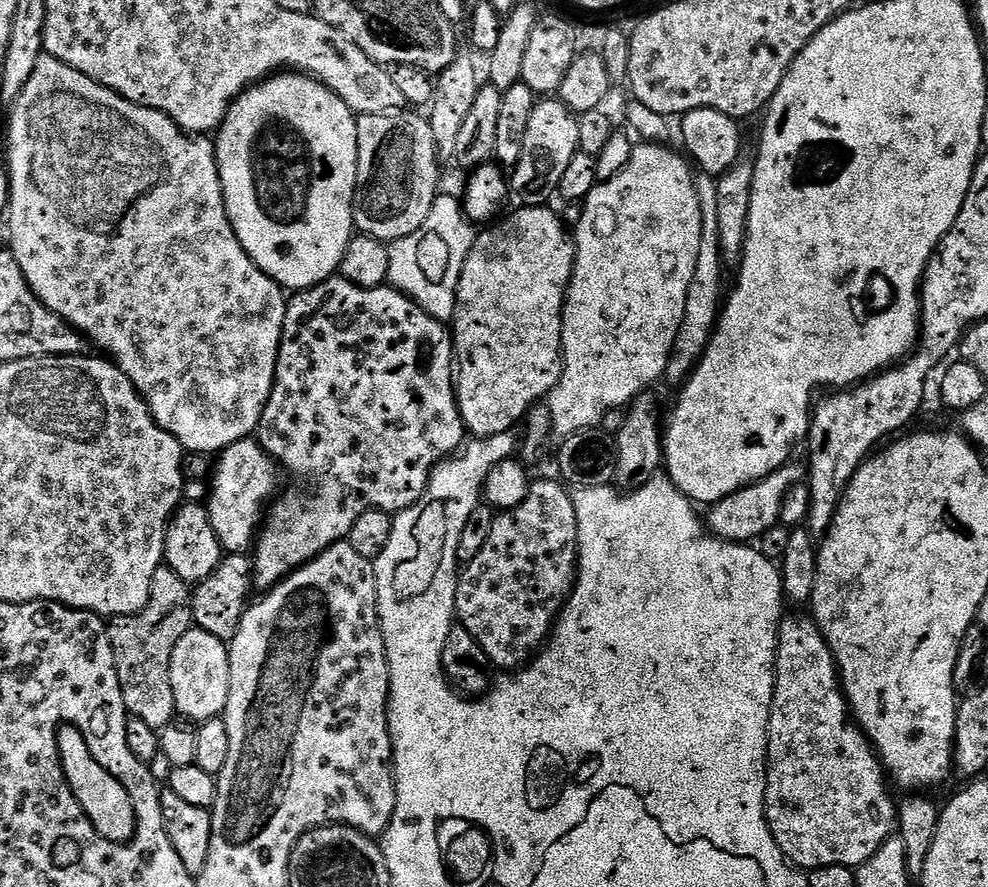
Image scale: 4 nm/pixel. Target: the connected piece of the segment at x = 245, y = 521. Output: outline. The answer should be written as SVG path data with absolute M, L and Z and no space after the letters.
M252 438L234 442L234 446L219 453L217 460L220 461L212 472L206 497L210 526L214 526L214 534L225 553L244 554L253 547L265 519L266 509L277 495L278 465L268 451Z

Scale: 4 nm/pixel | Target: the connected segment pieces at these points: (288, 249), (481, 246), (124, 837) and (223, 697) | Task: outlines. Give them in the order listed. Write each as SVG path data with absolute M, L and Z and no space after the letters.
M284 70L279 74L273 74L240 93L231 104L228 105L226 118L221 122L214 136L216 146L216 161L218 162L218 174L224 191L224 205L228 211L228 217L232 223L234 234L238 242L250 254L250 258L262 271L276 284L285 290L301 290L314 287L335 277L340 270L340 263L346 254L346 246L354 235L352 222L352 203L356 193L356 179L358 178L358 126L356 125L357 113L353 112L342 98L329 90L322 81L315 76L310 76L295 70Z
M520 206L517 212L505 215L499 222L485 227L484 233L477 235L472 242L472 249L462 266L462 274L456 291L456 314L450 321L454 360L458 371L454 376L456 385L456 401L460 406L460 413L464 419L465 429L473 437L488 437L490 435L511 432L528 415L528 411L535 408L554 390L564 369L564 347L562 346L562 318L564 317L564 299L568 296L568 284L572 281L572 271L576 265L576 242L573 233L551 212L548 206Z
M61 724L56 731L56 737L66 782L74 798L78 798L84 817L92 823L94 830L98 830L98 834L102 834L107 840L119 844L128 843L136 833L136 811L129 788L116 777L115 772L104 768L102 762L98 762L80 728L75 728L73 724Z
M195 626L189 628L174 646L170 662L170 682L174 686L176 711L185 721L203 722L215 720L223 713L230 694L230 658L229 645L214 634Z

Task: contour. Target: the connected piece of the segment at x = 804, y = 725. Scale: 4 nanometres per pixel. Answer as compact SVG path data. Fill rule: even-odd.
M785 615L780 622L780 637L776 647L776 685L772 695L772 717L768 723L768 785L766 786L766 818L774 838L780 849L795 867L801 870L811 870L822 866L846 866L856 870L864 864L898 828L898 804L888 793L890 780L880 763L880 757L868 737L860 731L859 724L850 715L848 699L844 697L844 689L840 682L840 673L836 671L836 660L832 656L826 638L820 632L815 619L811 615L791 616Z

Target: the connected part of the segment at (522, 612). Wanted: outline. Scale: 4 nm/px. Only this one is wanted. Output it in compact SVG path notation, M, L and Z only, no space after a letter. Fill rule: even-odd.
M533 479L526 498L518 506L503 509L497 515L500 517L489 526L484 545L465 566L456 584L459 623L478 638L478 644L486 650L493 665L497 669L504 668L500 670L519 669L547 641L564 601L576 584L576 566L580 562L578 514L574 510L572 492L556 480Z

